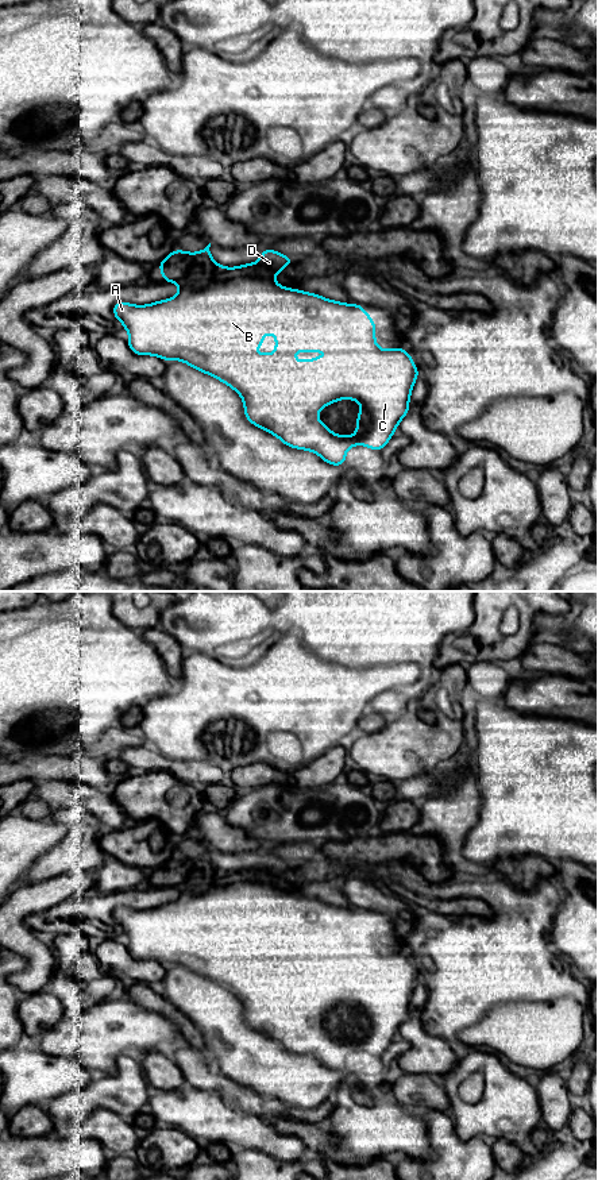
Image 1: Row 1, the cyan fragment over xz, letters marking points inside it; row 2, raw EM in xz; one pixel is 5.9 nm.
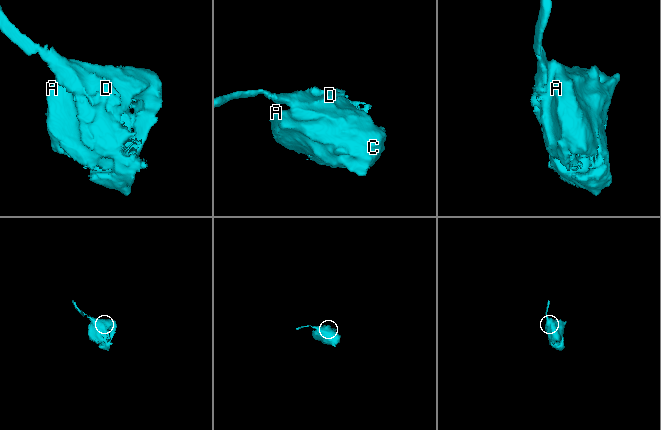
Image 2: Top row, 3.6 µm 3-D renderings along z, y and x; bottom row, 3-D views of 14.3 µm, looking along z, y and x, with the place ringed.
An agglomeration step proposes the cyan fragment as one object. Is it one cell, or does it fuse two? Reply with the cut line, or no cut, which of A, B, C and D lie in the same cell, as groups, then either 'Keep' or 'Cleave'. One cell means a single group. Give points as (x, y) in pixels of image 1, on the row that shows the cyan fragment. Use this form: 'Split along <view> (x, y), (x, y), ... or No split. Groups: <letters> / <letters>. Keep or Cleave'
No split. Groups: A B C D. Keep

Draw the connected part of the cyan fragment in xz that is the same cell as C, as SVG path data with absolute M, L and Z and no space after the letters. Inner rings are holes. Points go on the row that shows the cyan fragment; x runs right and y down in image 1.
M211 243L198 252L175 250L159 262L163 281L175 282L180 288L175 297L148 305L115 302L113 317L120 320L123 328L128 331L130 350L136 355L181 360L217 378L243 398L244 416L251 424L277 436L288 447L317 454L328 464L344 466L346 452L352 446L362 444L381 451L393 437L400 421L408 414L412 387L418 378L418 369L406 350L400 347L381 350L375 342L377 325L360 304L350 305L278 285L274 275L294 259L270 248L262 250L258 262L224 267L212 259L209 247ZM266 333L275 335L275 352L248 354L250 348L259 348L265 344ZM296 351L332 351L333 355L297 362ZM337 400L356 400L360 404L356 432L352 436L335 435L317 419L323 408Z

